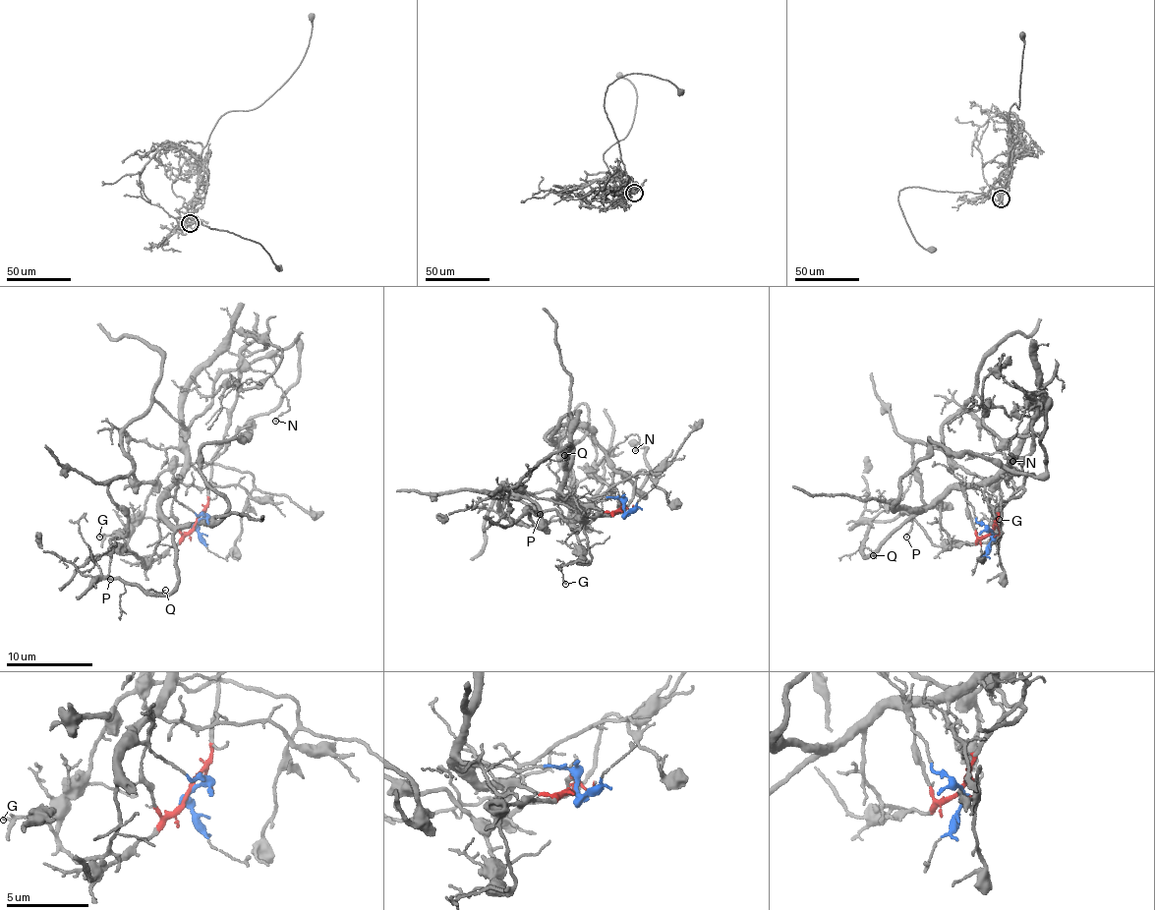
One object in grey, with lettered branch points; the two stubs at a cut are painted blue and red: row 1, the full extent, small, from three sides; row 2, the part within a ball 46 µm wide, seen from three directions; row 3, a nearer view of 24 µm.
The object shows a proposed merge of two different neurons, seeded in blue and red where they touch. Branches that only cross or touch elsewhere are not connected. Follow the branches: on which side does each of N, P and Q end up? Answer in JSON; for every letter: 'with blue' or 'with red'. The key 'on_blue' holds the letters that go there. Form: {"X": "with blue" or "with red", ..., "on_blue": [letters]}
{"N": "with red", "P": "with red", "Q": "with blue", "on_blue": ["Q"]}

